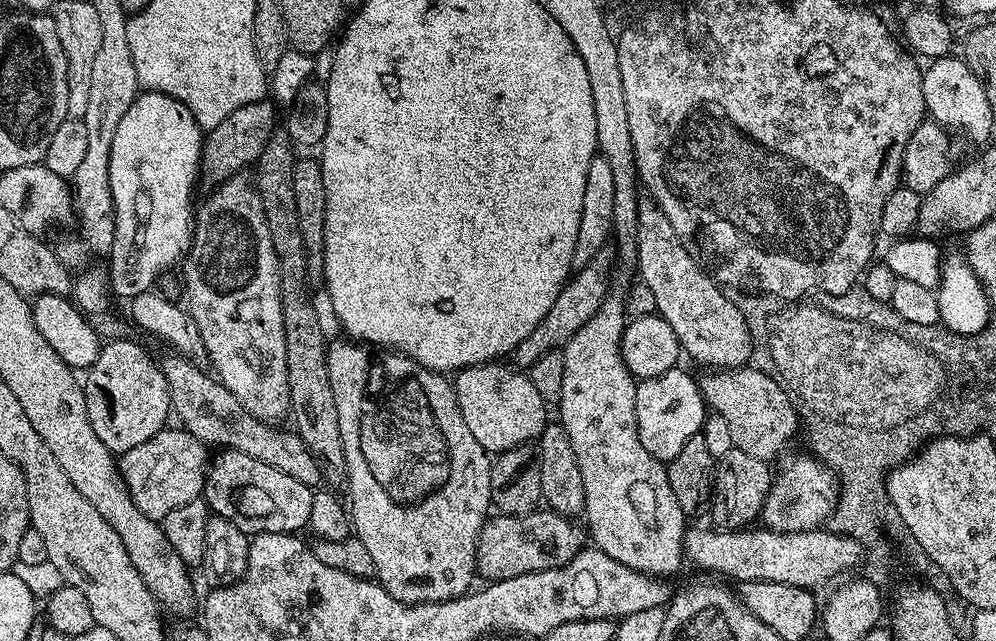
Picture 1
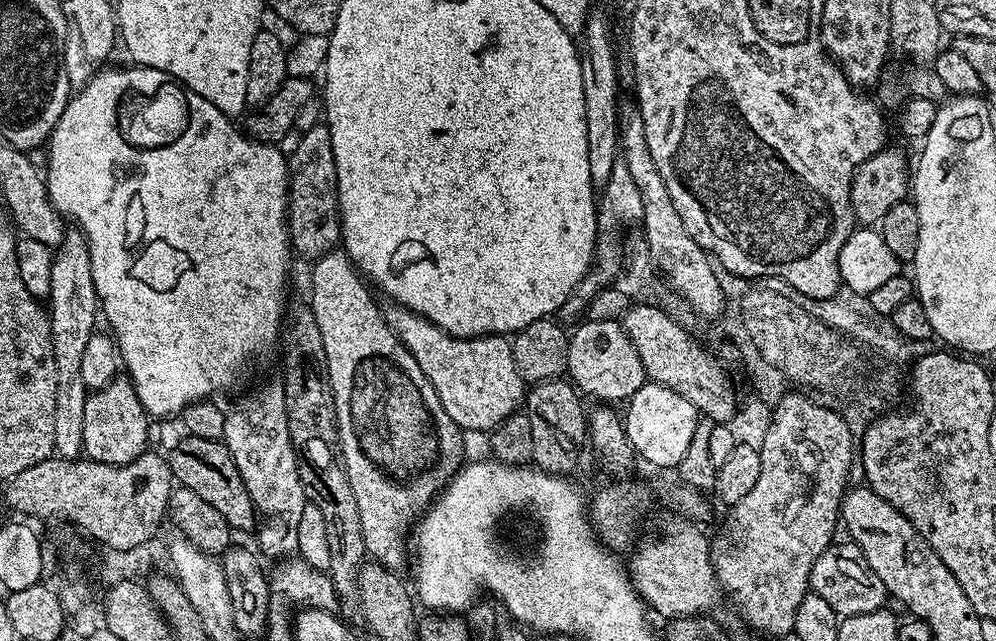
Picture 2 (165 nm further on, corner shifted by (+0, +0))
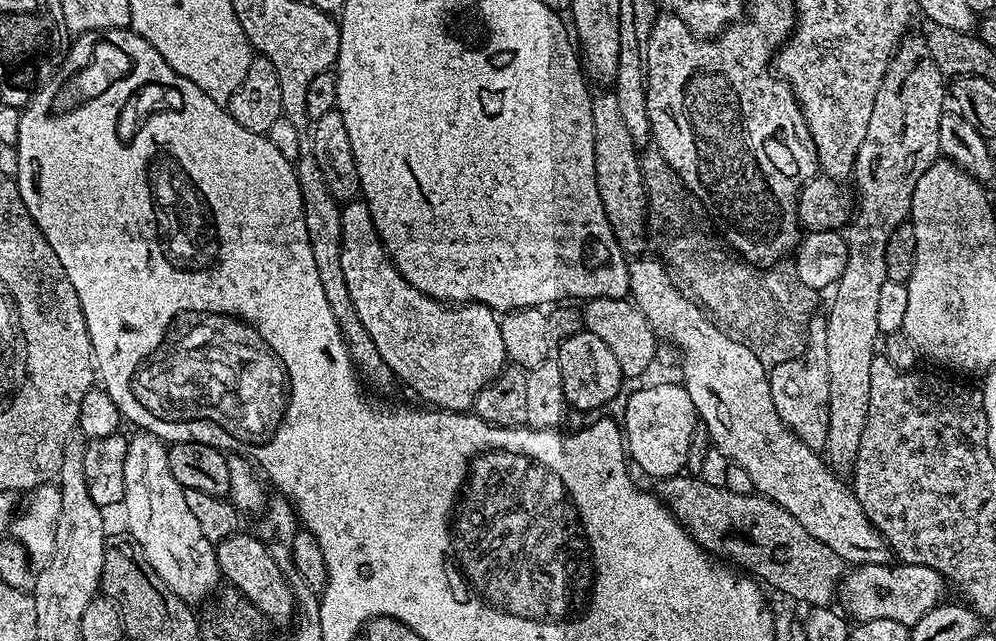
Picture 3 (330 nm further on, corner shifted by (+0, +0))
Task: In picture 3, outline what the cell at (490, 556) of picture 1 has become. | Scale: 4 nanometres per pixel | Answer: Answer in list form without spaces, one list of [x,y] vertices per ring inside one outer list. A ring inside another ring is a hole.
[[[696,474],[666,476],[659,484],[660,499],[705,552],[721,561],[739,566],[769,589],[777,588],[778,591],[785,592],[790,599],[801,600],[804,606],[828,606],[837,599],[840,582],[846,571],[845,561],[840,560],[838,554],[834,554],[834,550],[826,546],[826,542],[818,542],[818,538],[810,535],[806,526],[798,522],[798,518],[791,516],[787,510],[769,500],[767,496],[734,494],[729,488],[710,486]]]

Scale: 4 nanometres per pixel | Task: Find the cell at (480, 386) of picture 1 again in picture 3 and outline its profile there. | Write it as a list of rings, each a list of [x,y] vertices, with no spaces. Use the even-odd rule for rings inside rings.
[[[363,199],[347,201],[340,217],[342,278],[346,278],[350,302],[389,373],[417,392],[425,405],[445,412],[468,412],[479,392],[506,366],[497,313],[485,304],[453,306],[414,290],[393,264]]]

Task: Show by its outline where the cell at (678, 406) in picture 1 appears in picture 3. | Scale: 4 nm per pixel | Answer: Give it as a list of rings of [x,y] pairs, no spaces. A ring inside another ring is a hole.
[[[683,383],[637,387],[630,394],[622,415],[622,431],[631,463],[655,478],[681,475],[688,462],[690,438],[697,422],[696,407],[694,402],[690,402],[690,394],[684,389]]]

